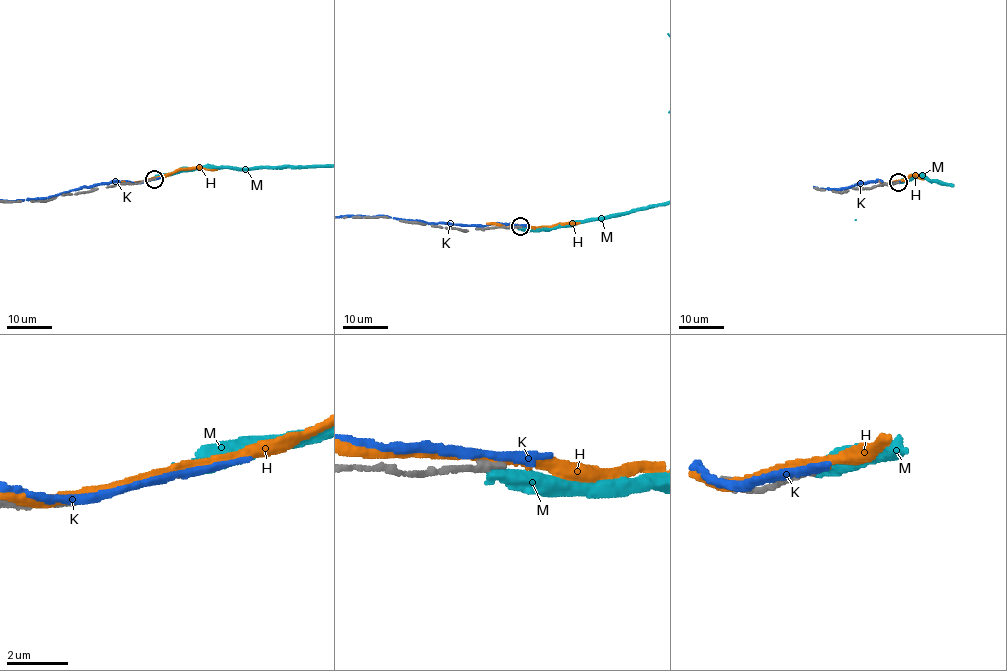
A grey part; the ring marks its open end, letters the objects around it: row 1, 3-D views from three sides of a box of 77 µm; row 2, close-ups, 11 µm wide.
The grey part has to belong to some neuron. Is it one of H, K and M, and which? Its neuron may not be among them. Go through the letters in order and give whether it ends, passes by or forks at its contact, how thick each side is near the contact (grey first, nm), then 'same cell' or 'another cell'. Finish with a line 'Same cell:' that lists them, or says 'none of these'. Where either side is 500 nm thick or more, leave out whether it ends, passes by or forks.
H: it passes by; calibres 240 and 280 nm; another cell
K: it passes by; calibres 240 and 220 nm; another cell
M: it ends; calibres 240 and 400 nm; another cell
Same cell: none of these

